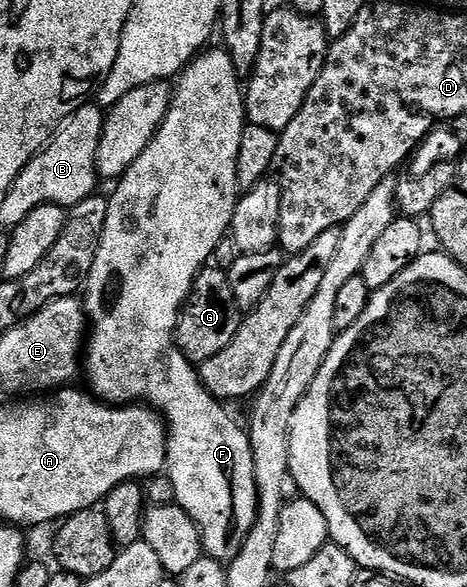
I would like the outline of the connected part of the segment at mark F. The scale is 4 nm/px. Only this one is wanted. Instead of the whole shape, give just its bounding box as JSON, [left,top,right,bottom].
[85,50,259,565]

